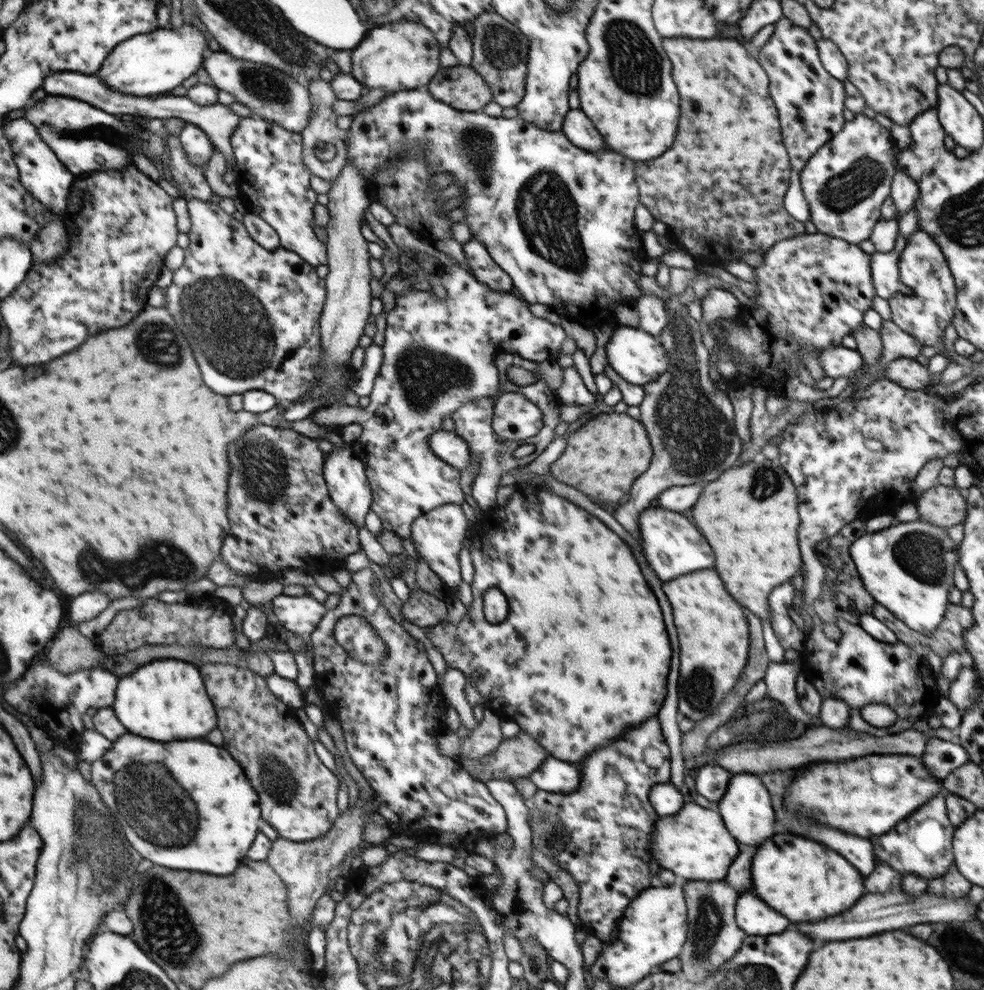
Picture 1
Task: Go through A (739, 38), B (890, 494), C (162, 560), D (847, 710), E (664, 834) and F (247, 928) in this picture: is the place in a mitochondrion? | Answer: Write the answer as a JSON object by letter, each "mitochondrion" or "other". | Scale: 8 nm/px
{"A":"other","B":"other","C":"mitochondrion","D":"other","E":"other","F":"other"}

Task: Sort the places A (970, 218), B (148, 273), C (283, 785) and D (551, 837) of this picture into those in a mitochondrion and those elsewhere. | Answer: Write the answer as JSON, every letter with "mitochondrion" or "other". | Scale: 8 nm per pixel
{"A":"mitochondrion","B":"other","C":"mitochondrion","D":"mitochondrion"}

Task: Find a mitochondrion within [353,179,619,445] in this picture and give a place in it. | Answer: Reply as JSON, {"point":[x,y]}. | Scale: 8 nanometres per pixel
{"point":[425,376]}

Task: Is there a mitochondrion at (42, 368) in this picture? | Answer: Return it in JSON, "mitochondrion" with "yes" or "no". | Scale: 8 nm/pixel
{"mitochondrion":"no"}

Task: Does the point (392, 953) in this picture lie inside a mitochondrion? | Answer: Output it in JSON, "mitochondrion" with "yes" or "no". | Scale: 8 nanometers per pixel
{"mitochondrion":"yes"}

